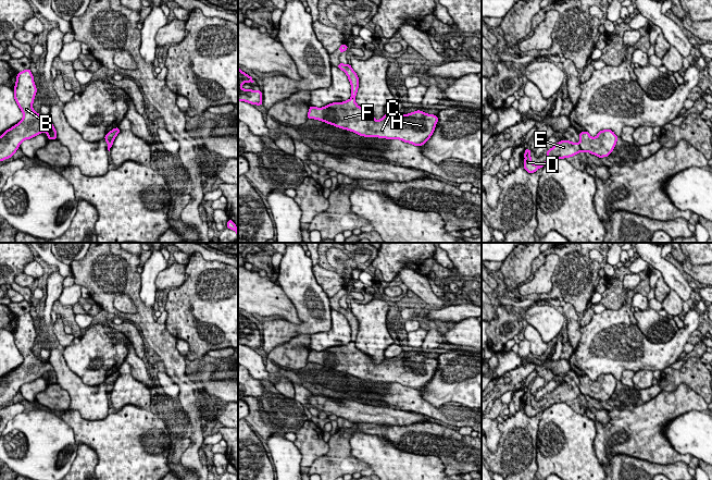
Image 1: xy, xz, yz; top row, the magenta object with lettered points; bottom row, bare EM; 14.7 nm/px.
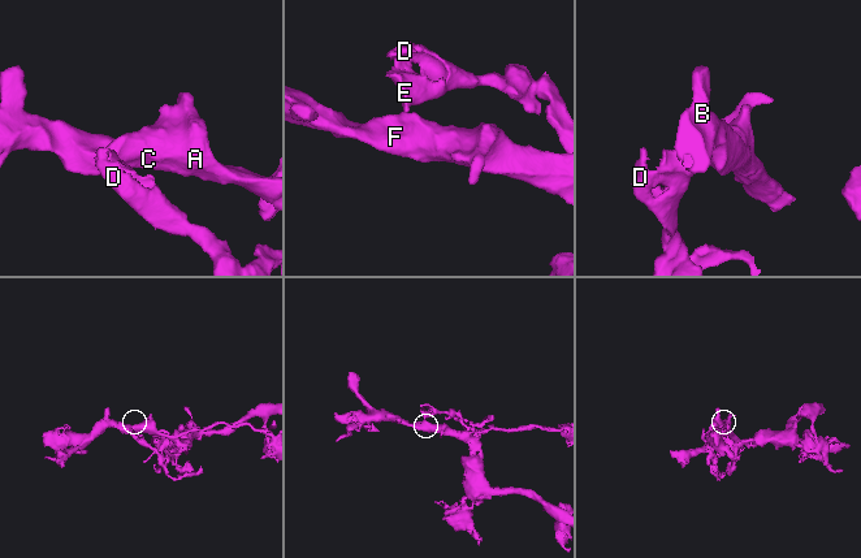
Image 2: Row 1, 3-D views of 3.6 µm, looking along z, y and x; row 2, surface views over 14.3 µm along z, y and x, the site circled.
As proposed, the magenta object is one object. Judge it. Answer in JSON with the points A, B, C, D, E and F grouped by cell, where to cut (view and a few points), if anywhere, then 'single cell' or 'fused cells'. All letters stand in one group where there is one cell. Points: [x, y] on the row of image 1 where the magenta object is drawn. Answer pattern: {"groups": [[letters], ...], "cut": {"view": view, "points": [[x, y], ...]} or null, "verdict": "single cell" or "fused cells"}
{"groups": [["A", "B", "C", "F"], ["D", "E"]], "cut": {"view": "yz", "points": [[578, 144], [582, 150]]}, "verdict": "fused cells"}

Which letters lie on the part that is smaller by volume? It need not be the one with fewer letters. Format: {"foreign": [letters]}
{"foreign": ["D", "E"]}

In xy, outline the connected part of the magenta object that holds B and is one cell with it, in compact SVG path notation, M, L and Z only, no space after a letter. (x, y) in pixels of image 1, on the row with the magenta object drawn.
M29 69L17 73L14 98L24 118L0 136L0 161L11 158L25 139L47 132L48 139L57 139L55 128L49 118L43 118L33 109L37 93L34 76Z

